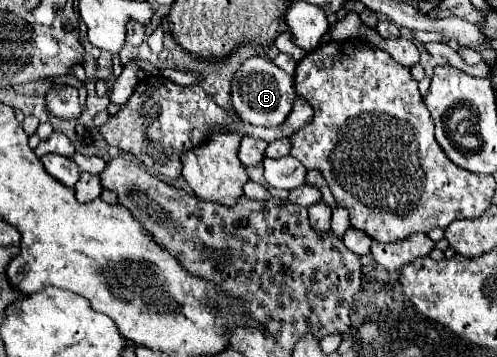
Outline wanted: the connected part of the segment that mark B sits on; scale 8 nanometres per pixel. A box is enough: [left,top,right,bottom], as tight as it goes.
[230,57,296,127]

